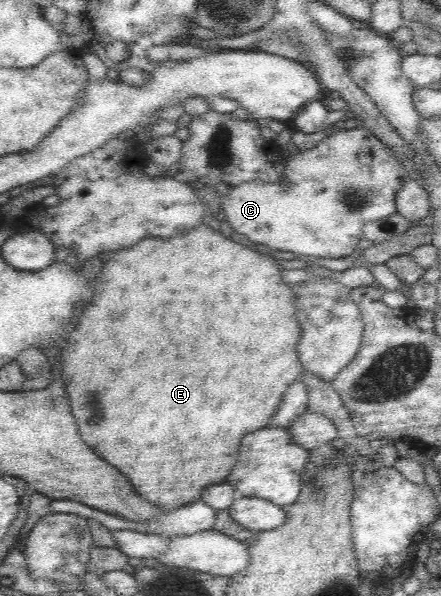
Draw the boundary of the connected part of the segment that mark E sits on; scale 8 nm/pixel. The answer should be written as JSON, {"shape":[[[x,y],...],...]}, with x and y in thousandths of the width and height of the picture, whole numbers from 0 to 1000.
{"shape":[[[463,374],[426,389],[383,401],[331,398],[302,416],[270,419],[243,436],[220,466],[220,487],[209,502],[184,517],[175,544],[163,547],[138,597],[138,633],[147,639],[152,668],[161,671],[161,688],[175,705],[188,738],[247,779],[274,789],[311,829],[356,849],[424,846],[456,832],[460,819],[506,809],[528,789],[546,735],[560,725],[578,725],[596,715],[612,715],[621,691],[628,691],[655,644],[680,634],[687,624],[683,606],[673,601],[673,574],[685,554],[671,532],[669,482],[642,471],[642,451],[615,430],[583,423],[583,418],[533,408],[517,386],[483,386]]]}

